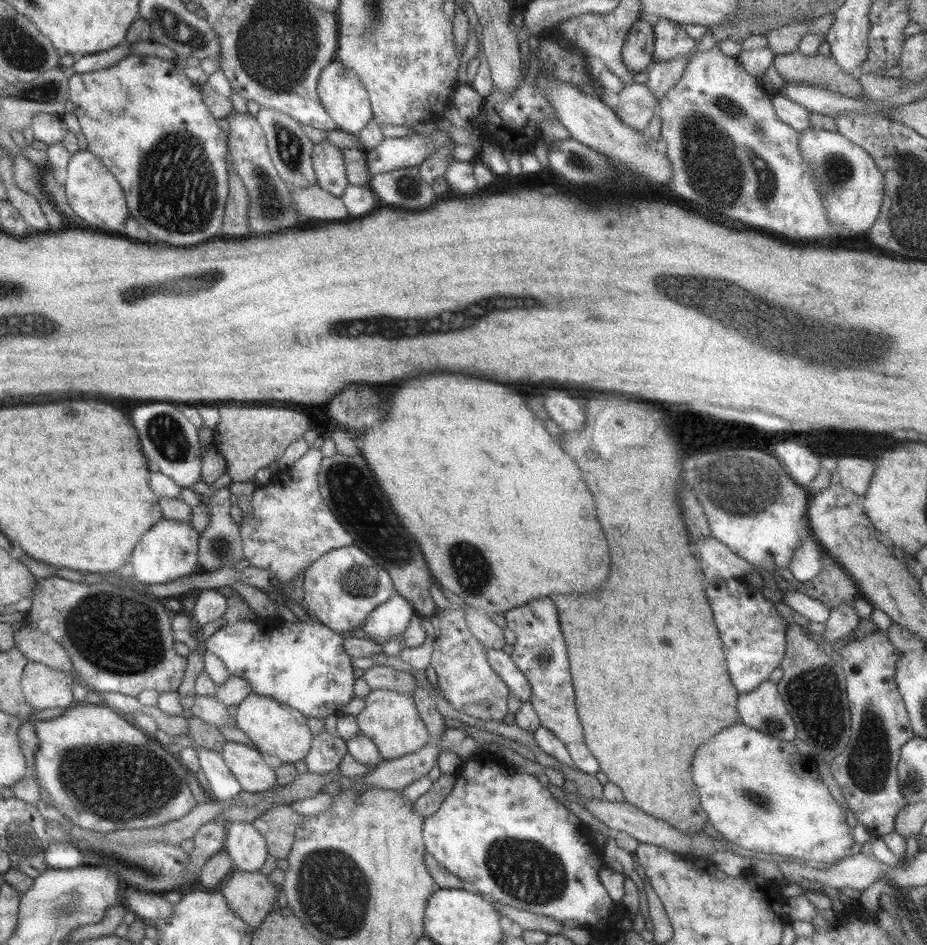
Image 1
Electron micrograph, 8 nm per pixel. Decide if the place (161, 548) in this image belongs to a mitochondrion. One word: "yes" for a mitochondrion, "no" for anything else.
no

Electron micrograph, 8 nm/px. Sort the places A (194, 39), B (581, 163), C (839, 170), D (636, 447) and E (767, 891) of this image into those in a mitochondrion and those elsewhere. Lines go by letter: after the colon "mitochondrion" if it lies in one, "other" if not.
A: mitochondrion
B: mitochondrion
C: mitochondrion
D: other
E: other

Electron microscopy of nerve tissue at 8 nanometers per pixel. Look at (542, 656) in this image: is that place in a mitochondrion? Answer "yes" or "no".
yes

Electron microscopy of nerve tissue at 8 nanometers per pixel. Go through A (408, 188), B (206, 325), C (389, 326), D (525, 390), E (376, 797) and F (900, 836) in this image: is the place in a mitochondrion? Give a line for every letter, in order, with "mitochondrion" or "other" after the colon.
A: mitochondrion
B: other
C: mitochondrion
D: other
E: other
F: other

